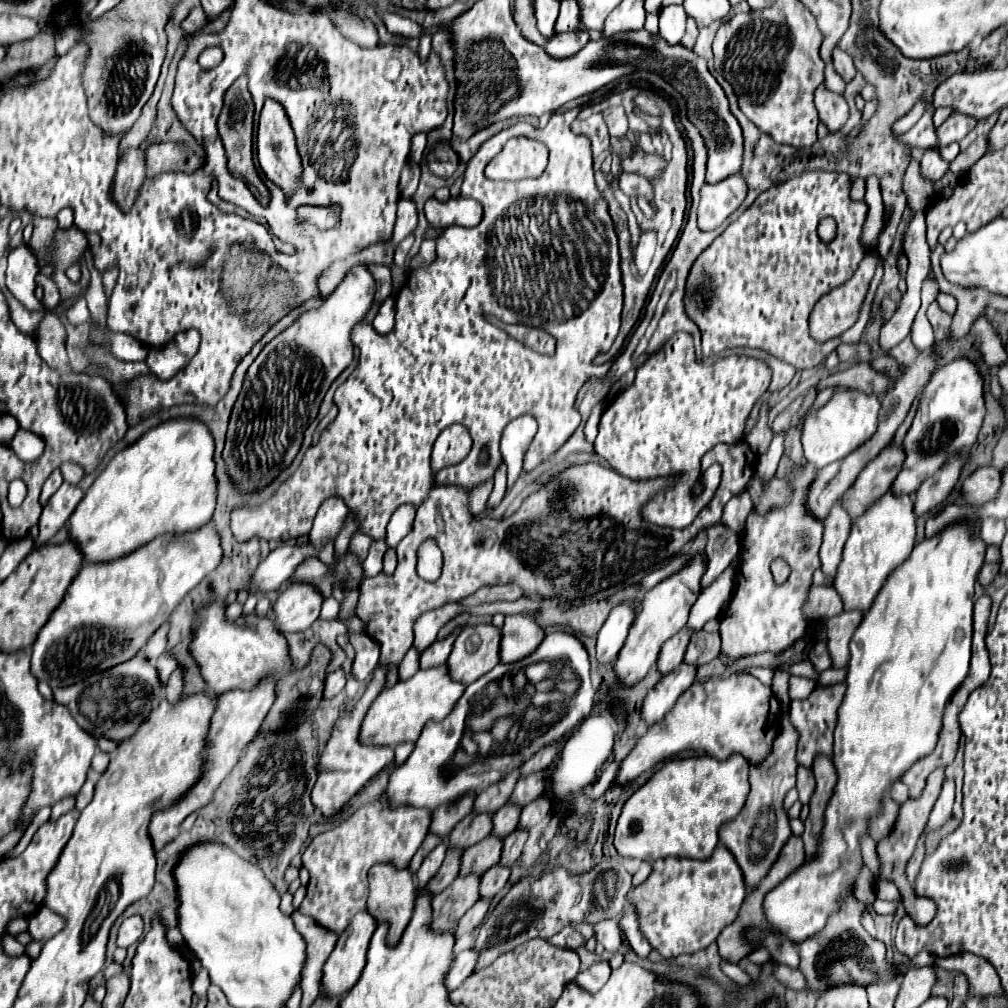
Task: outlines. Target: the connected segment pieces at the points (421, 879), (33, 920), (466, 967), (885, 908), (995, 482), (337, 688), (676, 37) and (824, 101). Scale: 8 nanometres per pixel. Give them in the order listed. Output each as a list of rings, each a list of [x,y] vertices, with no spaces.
[[[439,844],[433,852],[429,852],[429,856],[425,856],[421,868],[417,870],[417,886],[421,890],[425,890],[425,884],[437,874],[437,868],[441,866],[443,858],[445,858],[445,850],[447,850],[447,844]]]
[[[45,906],[29,918],[29,934],[33,936],[33,940],[47,942],[57,932],[61,932],[61,928],[65,928],[65,918],[57,916],[55,912],[49,912],[49,908]]]
[[[463,950],[463,952],[457,954],[455,964],[449,970],[447,980],[445,980],[445,984],[447,984],[449,990],[455,990],[467,976],[473,974],[473,970],[477,966],[477,958],[479,958],[479,952],[477,950]]]
[[[876,899],[875,902],[873,903],[873,909],[877,914],[886,915],[893,913],[900,903],[901,900],[899,900],[899,902],[891,902]]]
[[[987,466],[987,468],[979,468],[965,480],[963,494],[969,506],[979,508],[995,500],[999,488],[1001,488],[1001,472],[993,466]]]
[[[339,668],[339,670],[333,670],[329,676],[327,676],[327,680],[325,680],[325,698],[333,698],[333,696],[337,696],[341,690],[343,690],[343,686],[345,686],[345,672]]]
[[[667,6],[659,14],[659,34],[669,44],[679,44],[685,34],[685,22],[687,14],[683,6]]]
[[[825,86],[817,88],[815,106],[819,110],[821,122],[827,126],[831,134],[839,132],[849,120],[849,104],[845,102],[845,98],[835,92],[829,92]]]

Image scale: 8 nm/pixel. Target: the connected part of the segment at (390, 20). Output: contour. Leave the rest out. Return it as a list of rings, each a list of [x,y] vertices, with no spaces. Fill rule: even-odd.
[[[385,12],[381,16],[381,22],[385,24],[387,32],[391,34],[413,34],[413,36],[421,36],[421,26],[415,24],[413,20],[409,18],[401,18],[399,14],[391,14],[391,12]]]

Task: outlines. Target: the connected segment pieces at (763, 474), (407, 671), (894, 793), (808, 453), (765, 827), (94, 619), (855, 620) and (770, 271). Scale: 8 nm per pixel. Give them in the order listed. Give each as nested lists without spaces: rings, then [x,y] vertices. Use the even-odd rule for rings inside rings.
[[[777,434],[773,436],[773,442],[769,444],[769,450],[759,456],[759,464],[757,464],[757,474],[763,482],[767,482],[769,478],[775,476],[775,470],[777,470],[777,464],[779,464],[779,458],[783,454],[783,442],[785,442],[785,436],[783,434]]]
[[[409,648],[405,658],[399,664],[399,676],[401,678],[411,678],[419,670],[419,652],[415,648]]]
[[[897,780],[897,784],[893,784],[893,788],[889,790],[889,796],[891,796],[891,800],[895,800],[897,804],[903,804],[905,798],[909,796],[909,794],[907,794],[907,786]]]
[[[839,388],[823,408],[807,414],[803,420],[801,444],[803,444],[805,458],[813,462],[817,468],[823,468],[857,450],[877,430],[879,408],[881,408],[881,402],[875,394]]]
[[[784,714],[780,720],[780,731],[774,740],[771,756],[759,768],[749,770],[750,792],[743,810],[735,816],[735,820],[729,820],[721,826],[719,842],[735,856],[743,872],[747,892],[769,874],[773,860],[777,860],[781,848],[785,846],[785,840],[789,840],[791,836],[789,816],[783,810],[783,798],[795,786],[795,774],[799,766],[795,758],[797,752],[795,748],[797,748],[797,730],[791,724],[789,715]]]
[[[211,520],[197,532],[157,536],[117,560],[85,562],[33,644],[33,676],[51,688],[61,688],[131,660],[143,650],[149,636],[169,620],[187,592],[219,566],[221,558],[221,538]]]
[[[841,612],[835,616],[843,616],[843,622],[837,622],[837,628],[829,628],[827,630],[827,640],[829,640],[829,652],[833,658],[833,668],[845,668],[847,660],[849,660],[849,642],[851,636],[855,632],[855,628],[859,626],[859,622],[863,620],[861,612]]]
[[[803,172],[793,176],[763,192],[739,220],[713,240],[701,260],[695,260],[685,308],[699,326],[703,356],[722,354],[725,348],[749,346],[765,350],[797,370],[805,370],[819,366],[839,344],[859,342],[871,316],[875,290],[884,276],[883,265],[876,268],[859,318],[849,330],[827,342],[817,342],[807,326],[819,298],[845,284],[867,254],[861,232],[869,208],[865,202],[853,202],[849,190],[851,178],[841,172]],[[825,216],[837,222],[837,238],[829,244],[817,238],[817,224]],[[693,288],[713,288],[713,296],[705,296],[705,304],[697,304]]]

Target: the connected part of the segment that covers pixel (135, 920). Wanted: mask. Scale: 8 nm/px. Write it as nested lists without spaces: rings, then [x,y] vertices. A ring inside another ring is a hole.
[[[131,916],[123,920],[117,932],[117,948],[129,948],[143,936],[143,920],[139,916]]]

